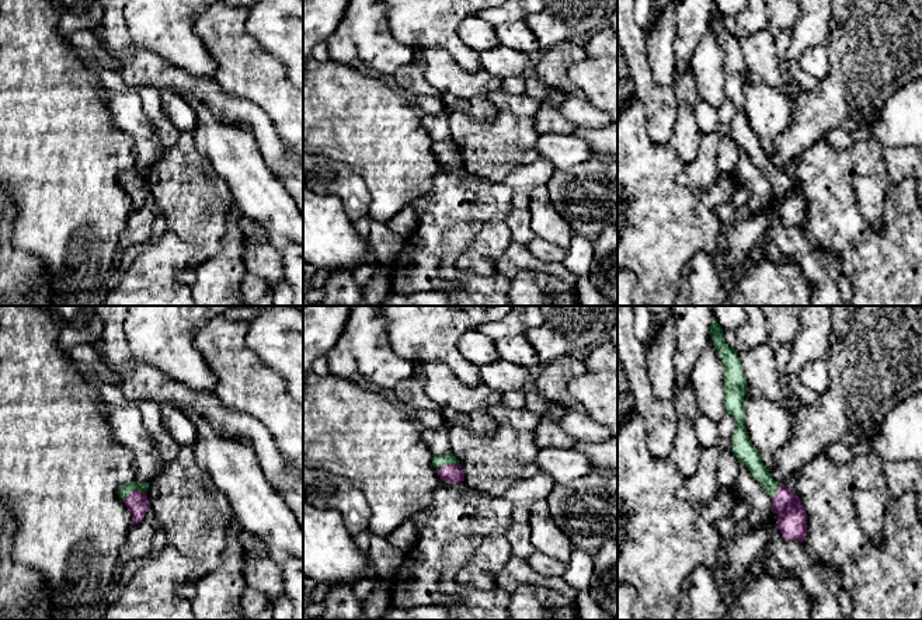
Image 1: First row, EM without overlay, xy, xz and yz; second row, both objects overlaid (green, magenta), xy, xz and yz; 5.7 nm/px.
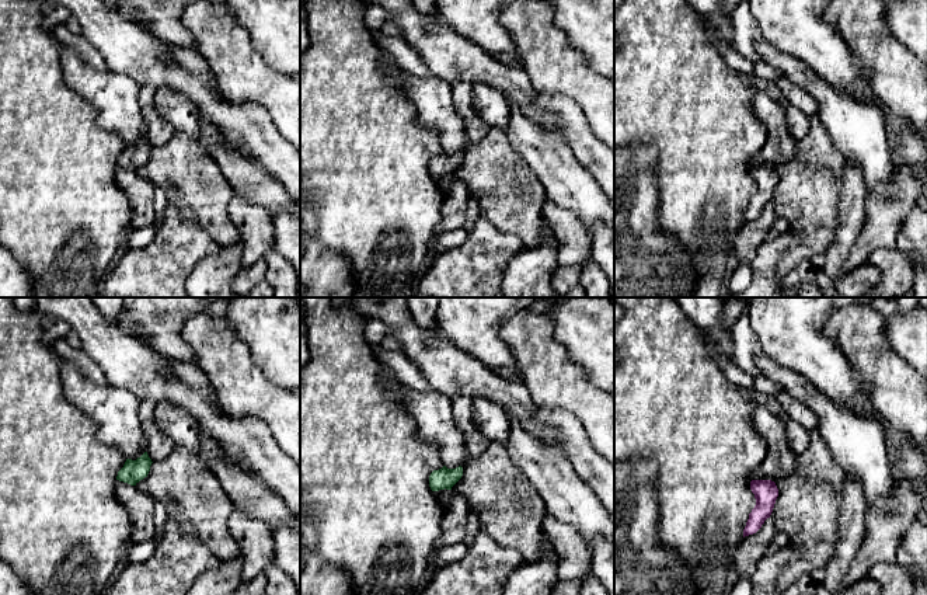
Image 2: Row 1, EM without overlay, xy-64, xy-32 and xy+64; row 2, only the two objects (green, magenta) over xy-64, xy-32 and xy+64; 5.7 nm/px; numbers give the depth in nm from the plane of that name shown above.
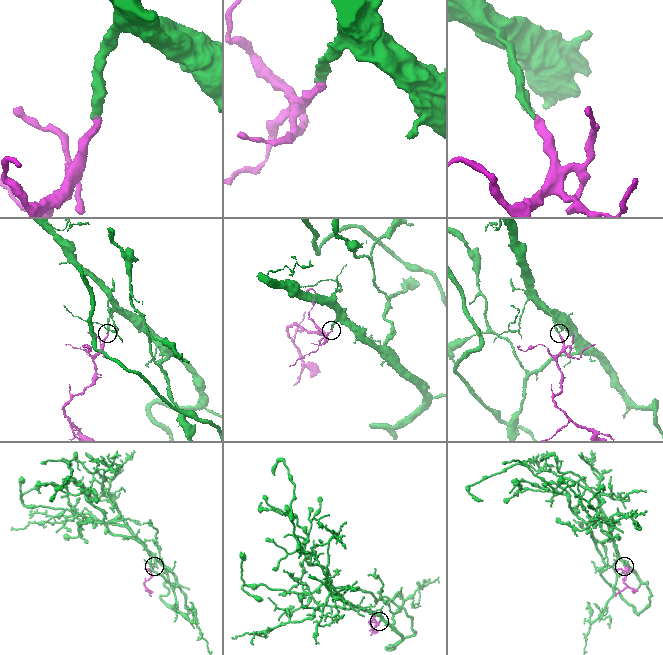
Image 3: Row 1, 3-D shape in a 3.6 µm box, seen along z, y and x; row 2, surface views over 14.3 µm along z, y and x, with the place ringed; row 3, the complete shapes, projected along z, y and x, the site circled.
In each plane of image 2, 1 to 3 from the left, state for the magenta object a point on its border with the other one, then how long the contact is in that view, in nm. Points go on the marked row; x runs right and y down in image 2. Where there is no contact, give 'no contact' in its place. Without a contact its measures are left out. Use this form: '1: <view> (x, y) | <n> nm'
1: no contact
2: no contact
3: no contact

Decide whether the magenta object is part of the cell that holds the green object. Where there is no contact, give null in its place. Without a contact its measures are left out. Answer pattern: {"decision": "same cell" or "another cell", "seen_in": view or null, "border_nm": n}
{"decision": "same cell", "seen_in": "xy", "border_nm": 140}

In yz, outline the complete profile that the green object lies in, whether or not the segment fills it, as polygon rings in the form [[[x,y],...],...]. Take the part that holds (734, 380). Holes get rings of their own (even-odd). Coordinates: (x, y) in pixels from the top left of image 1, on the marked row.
[[[714,320],[710,325],[713,345],[724,365],[724,407],[737,428],[733,433],[733,453],[742,461],[763,491],[772,498],[772,512],[777,515],[777,529],[786,540],[803,543],[807,536],[807,513],[800,498],[784,484],[773,480],[763,466],[756,447],[752,445],[747,426],[742,401],[747,390],[747,379],[735,348],[730,348],[723,337],[723,328]]]

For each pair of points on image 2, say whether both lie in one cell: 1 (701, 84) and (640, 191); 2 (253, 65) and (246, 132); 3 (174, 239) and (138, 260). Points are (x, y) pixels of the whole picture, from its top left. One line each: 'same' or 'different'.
1: different
2: different
3: same

